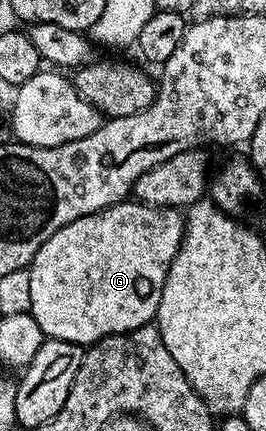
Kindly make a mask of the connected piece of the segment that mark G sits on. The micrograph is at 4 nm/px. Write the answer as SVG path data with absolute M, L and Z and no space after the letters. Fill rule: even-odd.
M126 200L117 202L105 210L100 210L97 214L88 214L55 232L35 252L33 261L29 263L29 283L31 284L31 308L29 313L39 324L39 328L44 332L46 339L58 338L64 342L76 342L82 348L88 348L101 338L109 334L126 334L128 330L134 330L140 326L150 325L157 317L159 300L161 299L161 289L167 280L169 266L175 260L175 256L181 247L181 238L185 234L185 219L180 209L172 206L147 206L144 202L136 200Z

